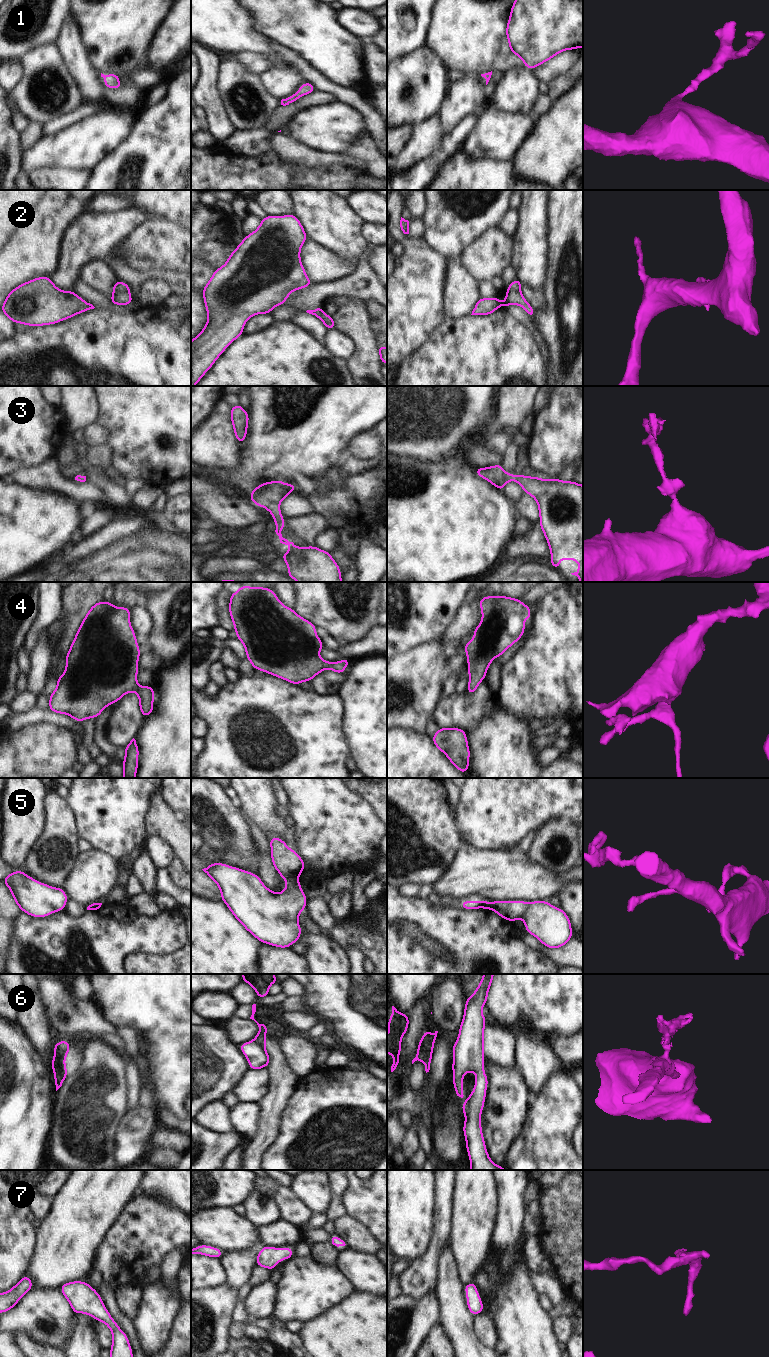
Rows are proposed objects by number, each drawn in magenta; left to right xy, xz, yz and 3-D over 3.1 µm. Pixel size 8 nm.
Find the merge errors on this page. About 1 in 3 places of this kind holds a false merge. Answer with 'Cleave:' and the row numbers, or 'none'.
Cleave: 2, 5, 6

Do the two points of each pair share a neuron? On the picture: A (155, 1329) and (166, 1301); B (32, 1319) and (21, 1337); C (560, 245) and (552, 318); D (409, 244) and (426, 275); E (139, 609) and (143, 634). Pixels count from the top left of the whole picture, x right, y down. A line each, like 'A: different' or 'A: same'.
A: same
B: different
C: same
D: same
E: same

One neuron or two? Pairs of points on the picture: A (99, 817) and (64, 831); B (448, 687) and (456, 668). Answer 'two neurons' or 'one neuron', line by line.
A: two neurons
B: one neuron

